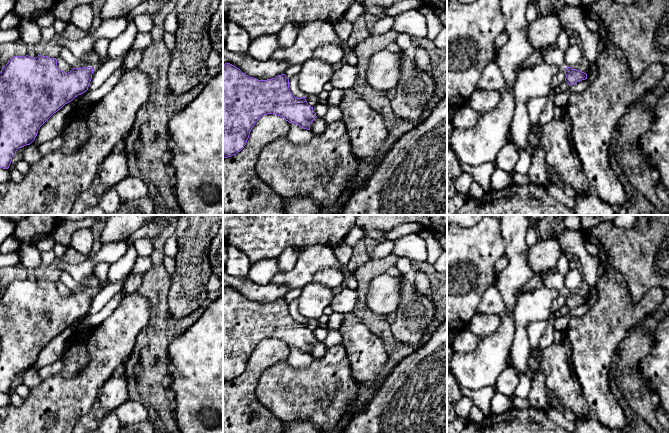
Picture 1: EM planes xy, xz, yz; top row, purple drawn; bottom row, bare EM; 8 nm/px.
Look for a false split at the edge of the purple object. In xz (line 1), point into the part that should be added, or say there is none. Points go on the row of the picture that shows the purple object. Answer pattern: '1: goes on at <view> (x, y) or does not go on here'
1: does not go on here

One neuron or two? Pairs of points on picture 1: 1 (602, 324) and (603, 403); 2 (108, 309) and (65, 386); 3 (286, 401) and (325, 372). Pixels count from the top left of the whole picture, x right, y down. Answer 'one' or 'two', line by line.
1: one
2: two
3: one

